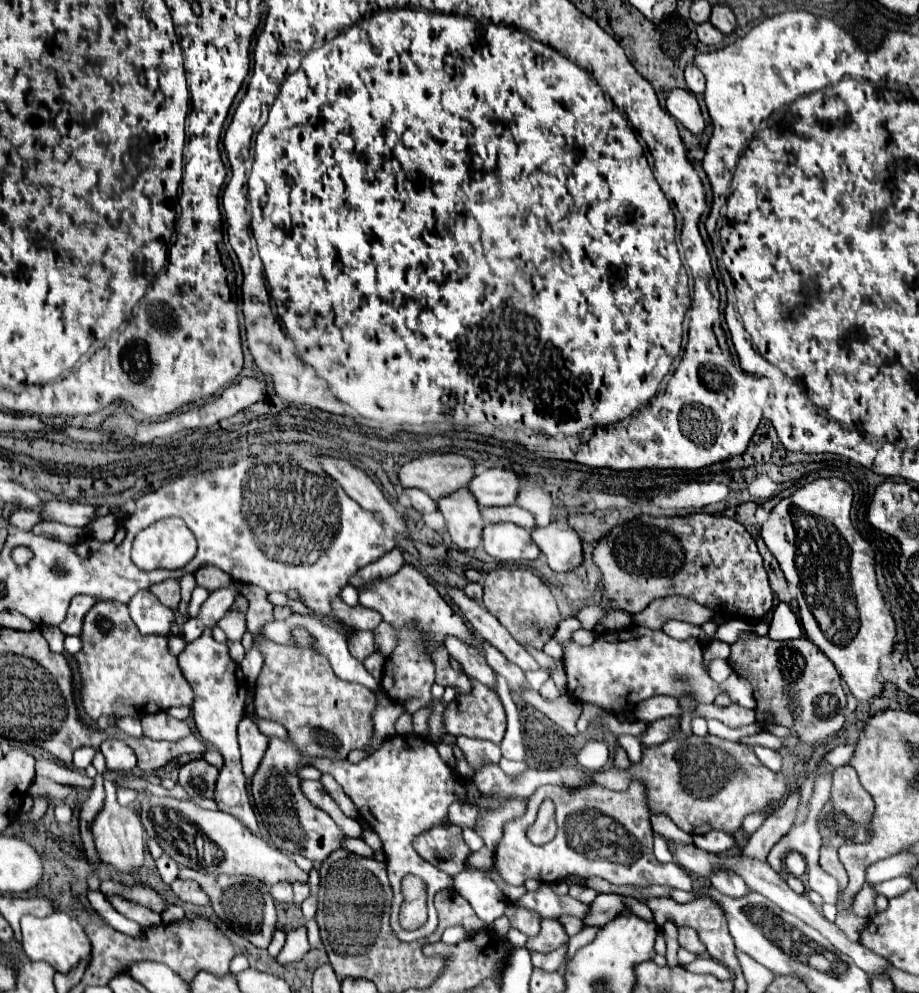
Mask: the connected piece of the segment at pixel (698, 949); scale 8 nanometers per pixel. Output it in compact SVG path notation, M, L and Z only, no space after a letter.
M680 928L680 934L678 934L678 942L682 948L686 948L688 952L694 952L698 956L704 956L706 954L706 946L702 944L698 932L694 928Z

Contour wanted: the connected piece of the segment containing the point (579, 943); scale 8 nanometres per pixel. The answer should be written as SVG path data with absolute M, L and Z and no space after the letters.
M588 928L588 930L582 930L582 932L569 938L566 961L574 956L578 948L590 943L590 940L596 936L596 930L598 930L598 928Z

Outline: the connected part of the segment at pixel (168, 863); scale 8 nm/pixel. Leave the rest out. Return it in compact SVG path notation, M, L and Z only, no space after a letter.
M162 856L156 860L156 868L158 868L158 874L162 878L164 884L172 884L176 880L176 874L178 874L178 864L170 858L170 856Z

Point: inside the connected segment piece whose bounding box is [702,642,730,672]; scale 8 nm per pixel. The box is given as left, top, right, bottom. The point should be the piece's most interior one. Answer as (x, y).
(715, 650)

